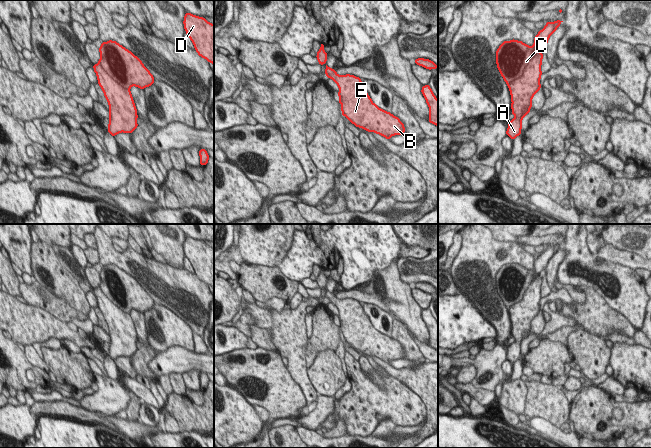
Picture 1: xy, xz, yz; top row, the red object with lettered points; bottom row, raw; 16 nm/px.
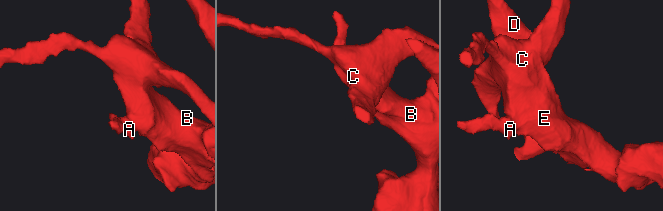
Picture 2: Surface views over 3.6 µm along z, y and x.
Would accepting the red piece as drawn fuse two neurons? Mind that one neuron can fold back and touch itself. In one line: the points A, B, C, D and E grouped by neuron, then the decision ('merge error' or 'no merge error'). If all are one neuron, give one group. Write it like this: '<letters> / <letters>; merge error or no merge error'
A B C D E; no merge error

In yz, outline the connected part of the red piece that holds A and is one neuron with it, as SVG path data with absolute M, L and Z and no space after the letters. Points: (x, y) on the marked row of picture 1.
M548 21L545 27L535 36L532 46L512 39L511 41L504 41L496 51L497 68L510 90L512 115L515 116L514 119L507 122L508 129L506 134L512 140L521 134L522 119L530 112L532 98L541 88L540 78L542 75L541 65L543 54L540 51L543 47L547 47L549 37L557 30L561 22L563 21Z

